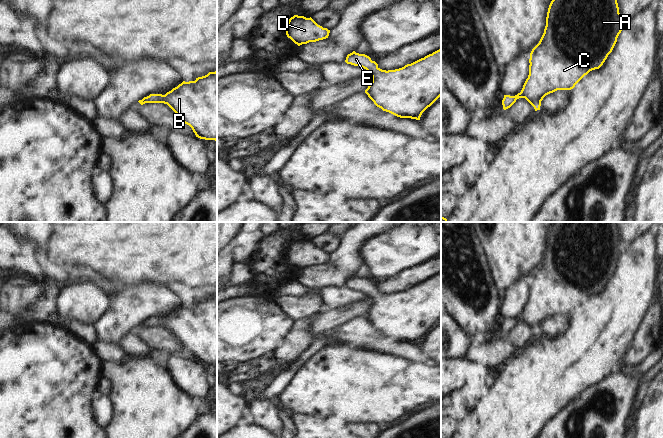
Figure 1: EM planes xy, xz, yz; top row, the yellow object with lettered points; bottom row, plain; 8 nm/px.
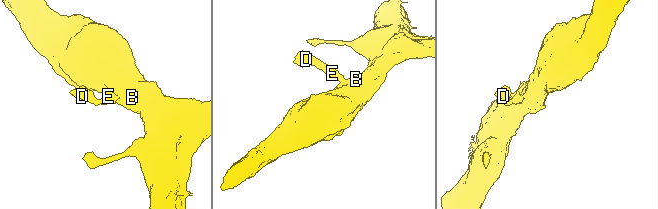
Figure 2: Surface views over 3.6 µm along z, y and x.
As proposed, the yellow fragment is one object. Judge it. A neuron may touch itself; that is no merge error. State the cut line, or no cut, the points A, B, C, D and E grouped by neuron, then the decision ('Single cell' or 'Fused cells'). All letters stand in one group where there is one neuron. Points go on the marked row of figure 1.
No split. Groups: A B C D E. Single cell

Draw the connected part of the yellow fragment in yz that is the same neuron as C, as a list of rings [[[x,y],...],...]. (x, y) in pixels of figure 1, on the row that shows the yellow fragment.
[[[552,0],[544,33],[530,53],[528,78],[520,93],[504,95],[503,109],[510,108],[517,99],[525,98],[537,111],[546,95],[573,89],[585,75],[603,65],[626,25],[617,0]]]

